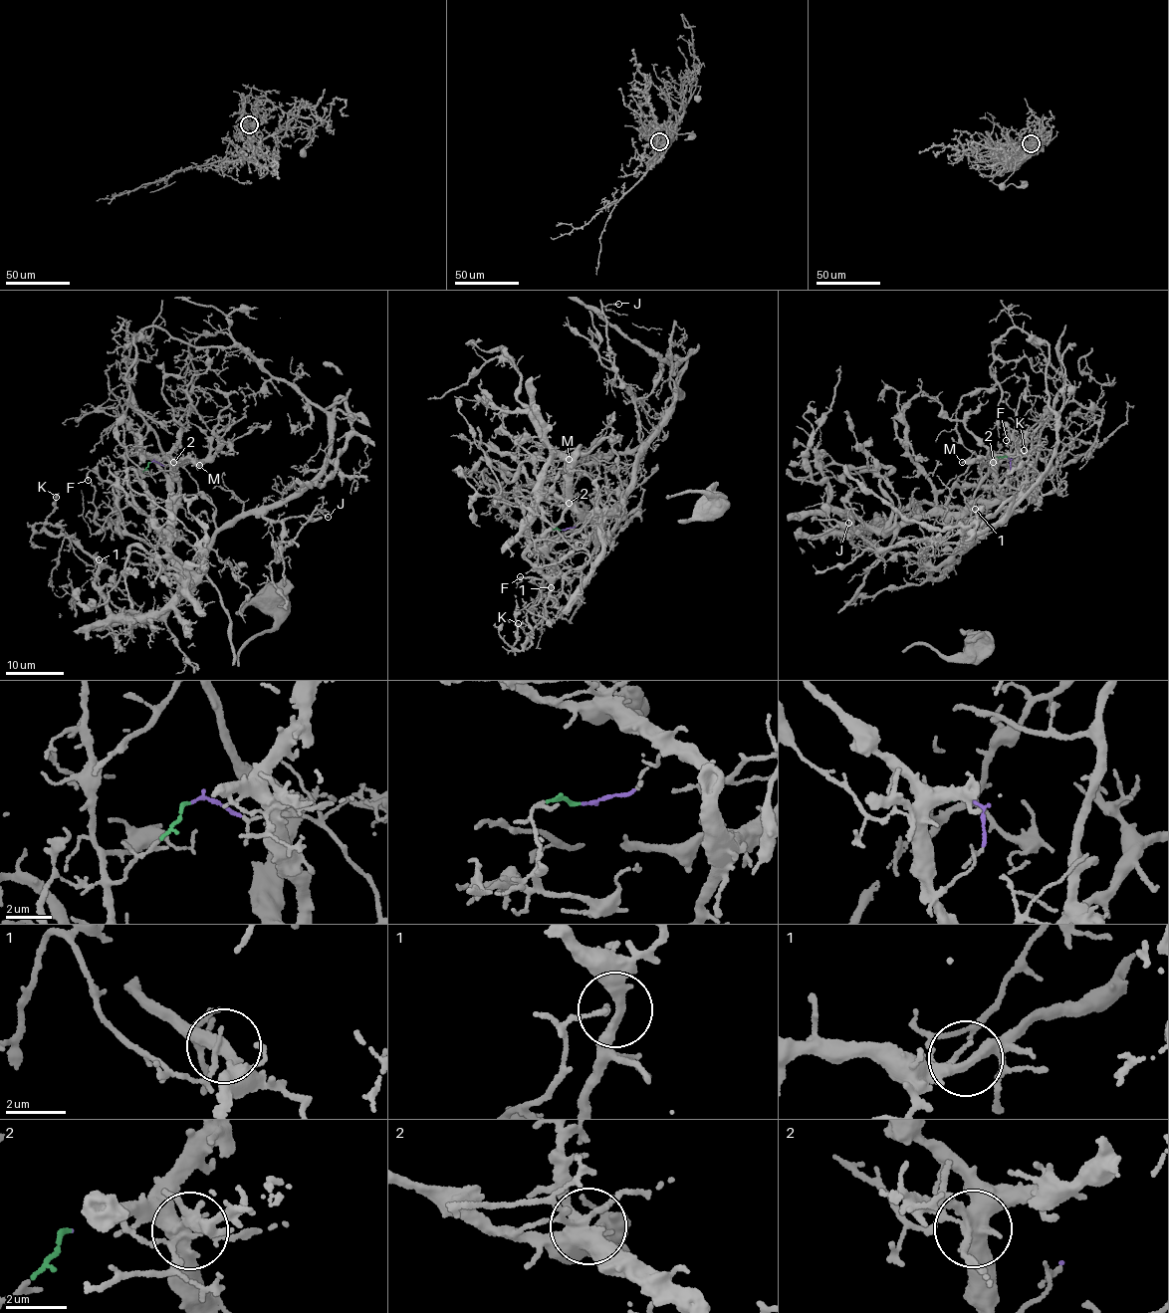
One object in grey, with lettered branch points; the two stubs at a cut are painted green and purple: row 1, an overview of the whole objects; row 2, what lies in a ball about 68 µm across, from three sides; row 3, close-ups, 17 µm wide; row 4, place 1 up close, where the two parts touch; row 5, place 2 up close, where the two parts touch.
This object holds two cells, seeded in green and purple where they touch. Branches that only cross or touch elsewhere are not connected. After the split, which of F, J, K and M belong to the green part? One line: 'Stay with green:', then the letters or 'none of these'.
Stay with green: J

